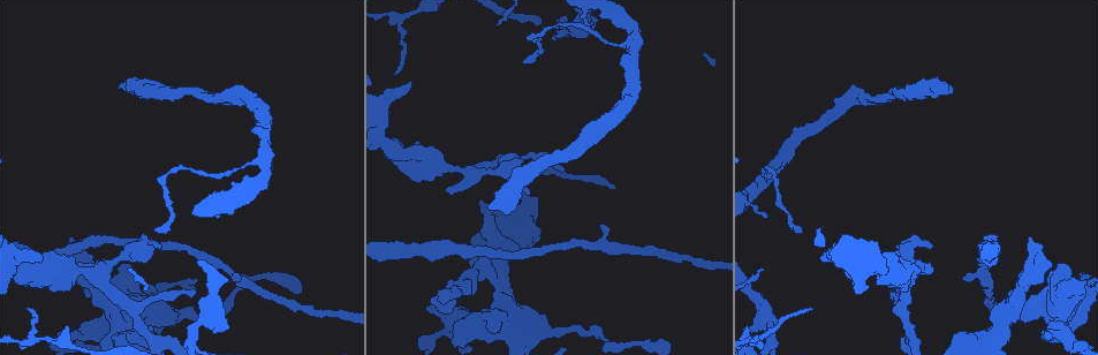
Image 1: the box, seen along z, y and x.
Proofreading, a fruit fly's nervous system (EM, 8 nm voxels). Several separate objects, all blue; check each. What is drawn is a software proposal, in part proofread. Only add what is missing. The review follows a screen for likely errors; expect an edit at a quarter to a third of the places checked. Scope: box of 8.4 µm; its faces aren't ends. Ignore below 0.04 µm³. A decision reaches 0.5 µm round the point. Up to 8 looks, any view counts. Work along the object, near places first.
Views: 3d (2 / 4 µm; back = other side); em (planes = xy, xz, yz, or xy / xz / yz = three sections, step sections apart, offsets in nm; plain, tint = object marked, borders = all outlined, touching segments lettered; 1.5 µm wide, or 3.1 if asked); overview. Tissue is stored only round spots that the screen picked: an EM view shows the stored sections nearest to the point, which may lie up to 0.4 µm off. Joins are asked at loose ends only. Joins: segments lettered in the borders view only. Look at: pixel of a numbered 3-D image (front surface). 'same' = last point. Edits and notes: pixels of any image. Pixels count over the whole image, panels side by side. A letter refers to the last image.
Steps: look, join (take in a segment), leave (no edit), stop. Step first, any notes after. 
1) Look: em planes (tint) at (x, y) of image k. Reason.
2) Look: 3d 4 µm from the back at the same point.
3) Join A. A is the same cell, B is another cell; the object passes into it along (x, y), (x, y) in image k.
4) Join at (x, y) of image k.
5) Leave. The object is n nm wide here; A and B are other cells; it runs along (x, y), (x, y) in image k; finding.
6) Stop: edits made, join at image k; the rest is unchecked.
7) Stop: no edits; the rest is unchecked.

Look: em xz step 8 (borders) at (932, 246) of image 1. An open end.

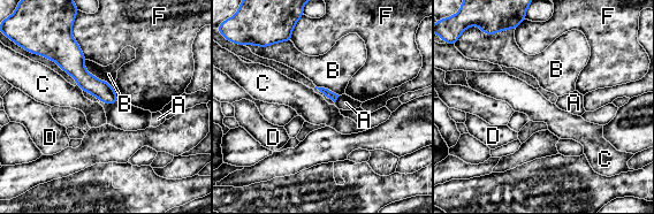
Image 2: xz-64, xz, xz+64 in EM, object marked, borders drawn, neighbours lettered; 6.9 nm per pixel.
Look: em planes (borders) at the same point. Cut it another way.

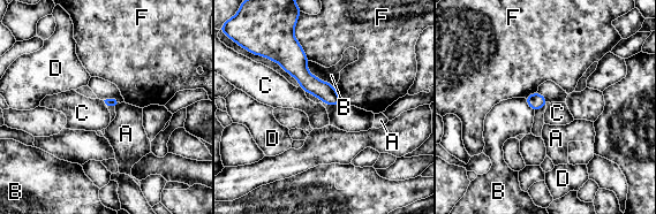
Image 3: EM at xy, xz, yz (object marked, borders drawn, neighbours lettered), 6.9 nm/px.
Leave. A, B, C, D and F are other cells; no lettered segment goes on from it.

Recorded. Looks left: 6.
Look: em planes (plain) at (153, 328) of image 1. Stops while still wide.

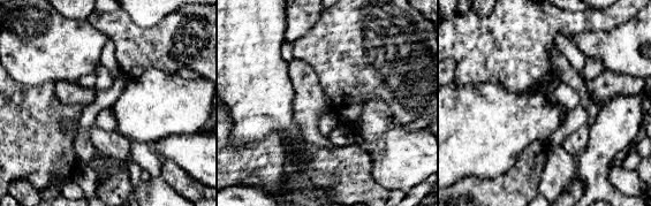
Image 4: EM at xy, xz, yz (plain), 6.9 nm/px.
Look: em planes (tint) at the same point. Where the object lies.

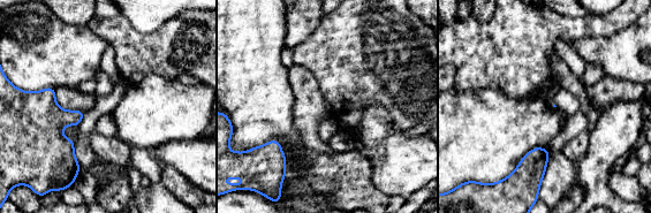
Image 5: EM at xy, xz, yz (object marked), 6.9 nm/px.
Look: em planes (borders) at the same point. What lies round it.

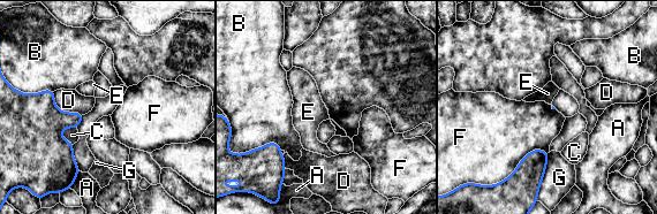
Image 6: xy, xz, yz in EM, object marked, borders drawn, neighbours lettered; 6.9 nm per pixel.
Leave. A, B, C, D, E, F and G are other cells; a border runs along (549, 151), (531, 150), (504, 180) in image 6; no lettered segment goes on from it.

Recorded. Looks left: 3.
Look: em xz step 8 (borders) at (440, 289) of image 1. An open end.

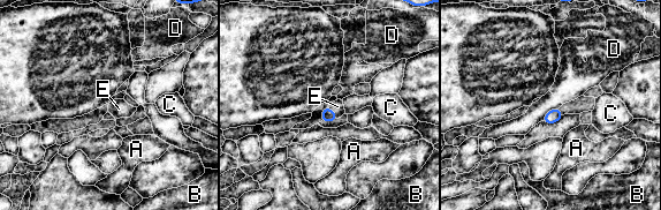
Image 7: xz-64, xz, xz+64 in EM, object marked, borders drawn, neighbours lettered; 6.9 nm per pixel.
Join E. E is the same cell, A, B, C and D are other cells; the object passes into it along (328, 114), (333, 112), (337, 106) in image 7; the neuron continues.

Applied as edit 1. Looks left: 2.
Stop: edits made, join at image 7; the rest is unchecked.

